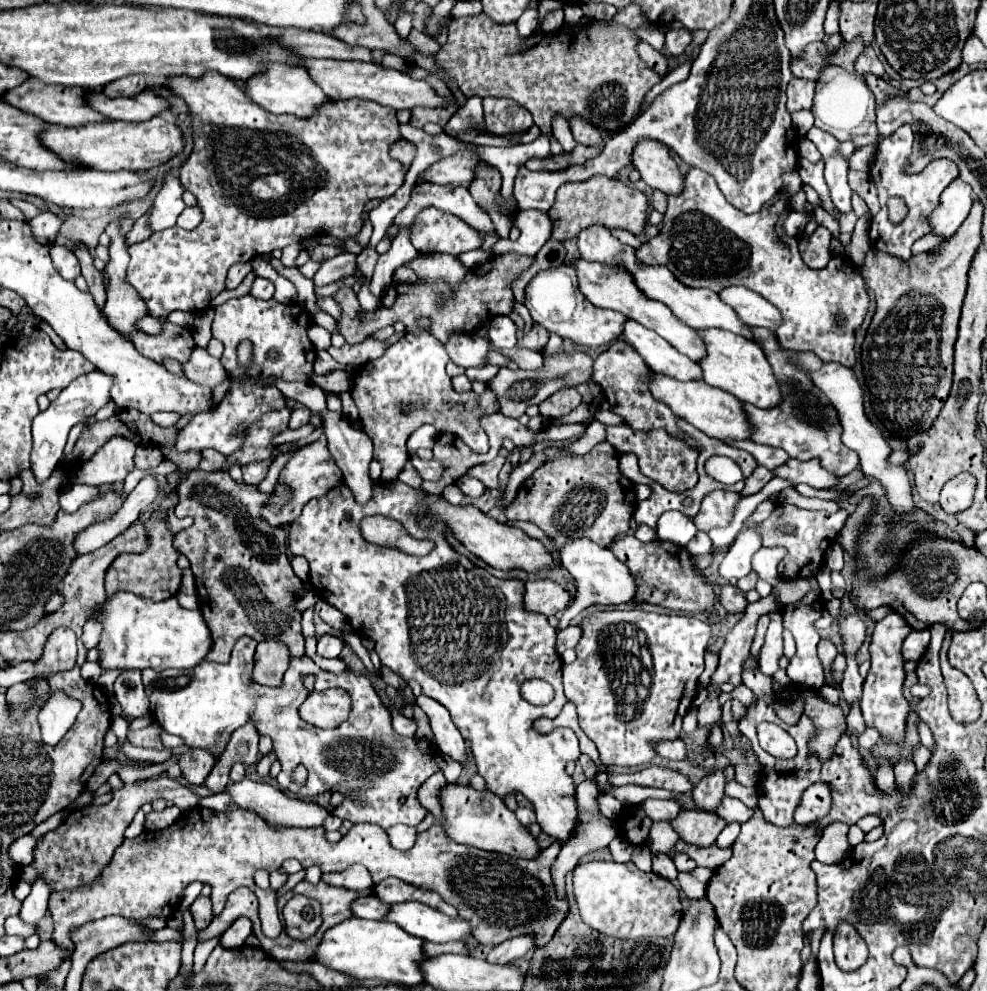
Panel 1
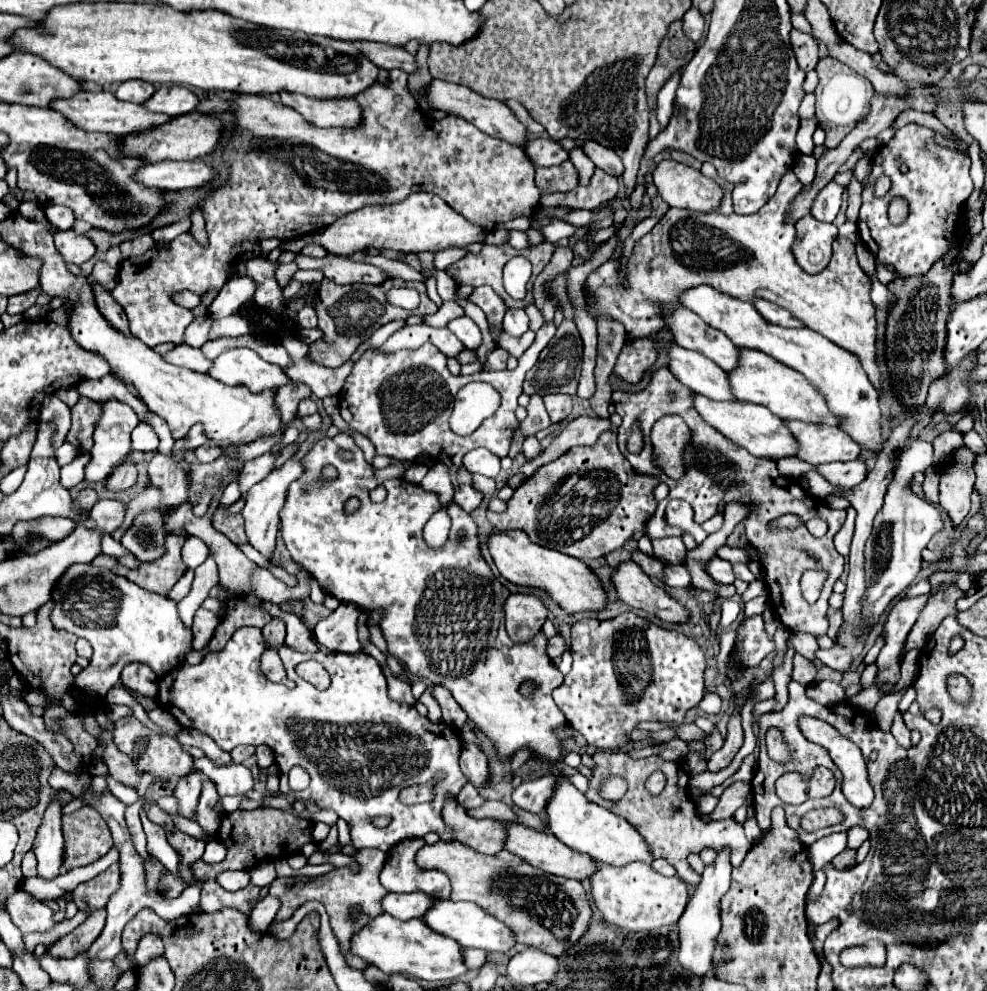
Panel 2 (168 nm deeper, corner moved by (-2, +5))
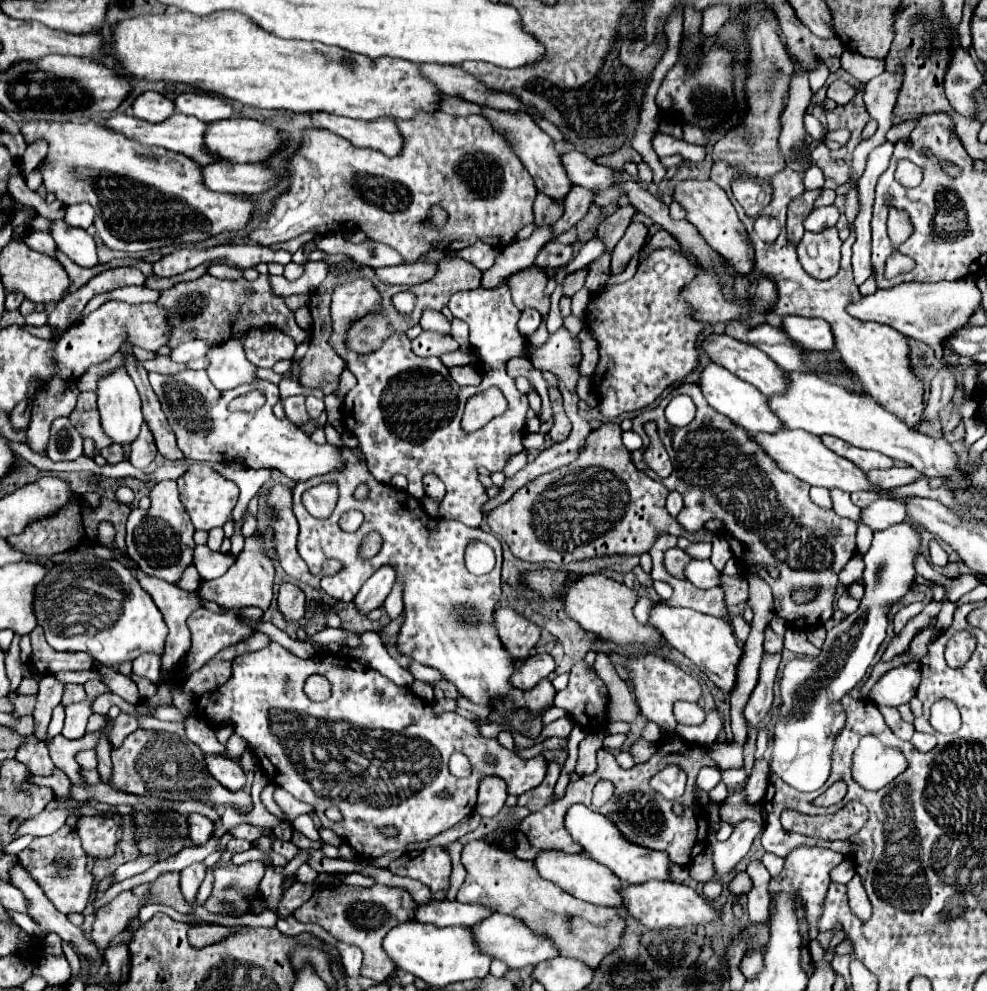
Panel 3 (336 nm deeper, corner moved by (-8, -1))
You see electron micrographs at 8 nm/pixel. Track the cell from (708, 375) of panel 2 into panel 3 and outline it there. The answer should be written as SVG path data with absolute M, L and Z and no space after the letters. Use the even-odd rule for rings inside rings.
M708 363L704 369L700 369L698 387L706 395L706 401L714 409L718 409L718 413L726 415L728 419L732 419L740 427L744 427L744 429L748 429L752 433L758 433L758 431L762 431L762 433L774 433L774 431L782 429L782 423L778 421L778 417L768 409L766 395L762 395L756 387L750 387L746 381L738 379L734 373L726 371L724 367Z

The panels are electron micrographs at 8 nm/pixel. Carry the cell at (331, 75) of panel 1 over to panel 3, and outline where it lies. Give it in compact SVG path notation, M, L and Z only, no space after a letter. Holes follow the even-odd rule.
M482 107L482 117L490 121L496 133L504 137L504 141L512 147L514 155L522 161L522 165L530 171L530 175L536 181L538 191L550 195L552 199L564 199L566 191L570 189L570 179L566 177L566 171L560 163L560 155L554 149L554 141L530 119L530 115L524 113L512 113L512 111L498 111L492 107Z

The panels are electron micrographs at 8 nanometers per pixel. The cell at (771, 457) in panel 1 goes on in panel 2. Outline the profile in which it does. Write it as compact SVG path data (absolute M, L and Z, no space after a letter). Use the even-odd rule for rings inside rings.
M796 457L778 459L776 465L778 465L778 469L780 469L786 477L800 477L800 475L804 475L804 473L808 473L808 471L816 471L816 467L808 465L806 461L800 461L800 459L796 459Z

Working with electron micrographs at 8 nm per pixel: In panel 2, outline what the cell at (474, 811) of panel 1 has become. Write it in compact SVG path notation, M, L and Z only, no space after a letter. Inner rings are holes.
M512 823L508 827L508 841L506 841L506 849L512 851L514 855L518 855L520 859L524 859L526 863L542 869L544 873L552 873L558 877L568 877L568 879L576 879L576 881L584 881L590 879L592 873L596 873L596 865L592 861L592 857L582 855L574 849L570 849L568 845L564 845L562 841L558 841L552 833L544 833L544 831L536 831L518 823Z

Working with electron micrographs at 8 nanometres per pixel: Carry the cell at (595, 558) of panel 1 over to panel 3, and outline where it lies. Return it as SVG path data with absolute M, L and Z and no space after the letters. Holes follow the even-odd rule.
M656 603L650 607L650 619L648 623L656 627L662 637L676 647L680 653L684 653L690 661L694 661L698 667L702 667L704 673L712 673L716 677L710 677L712 683L716 683L722 691L730 691L736 683L736 667L742 655L742 649L736 645L732 627L718 617L702 615L698 611L682 609L682 607L668 607L666 603Z

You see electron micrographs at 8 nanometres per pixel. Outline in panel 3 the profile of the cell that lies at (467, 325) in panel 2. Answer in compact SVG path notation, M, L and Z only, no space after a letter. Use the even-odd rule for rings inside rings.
M424 311L420 319L420 327L424 331L438 331L450 335L450 321L440 311Z

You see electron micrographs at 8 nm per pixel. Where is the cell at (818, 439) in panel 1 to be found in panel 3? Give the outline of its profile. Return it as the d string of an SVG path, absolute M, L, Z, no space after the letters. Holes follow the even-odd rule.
M822 435L820 437L822 443L834 451L836 455L852 461L856 467L860 467L862 471L870 471L870 469L888 469L892 467L892 459L878 453L878 451L868 451L868 449L860 449L854 445L848 445L846 441L838 439L838 437L830 437L830 435Z

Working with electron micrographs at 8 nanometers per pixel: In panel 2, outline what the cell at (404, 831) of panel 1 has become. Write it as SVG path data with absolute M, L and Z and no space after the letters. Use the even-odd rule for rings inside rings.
M424 839L400 841L388 851L380 883L394 893L424 891L438 899L450 899L450 881L442 871L420 869L414 861L418 849L426 845Z

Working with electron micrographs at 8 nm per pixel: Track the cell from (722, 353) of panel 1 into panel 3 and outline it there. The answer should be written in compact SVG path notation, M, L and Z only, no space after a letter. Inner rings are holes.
M788 373L786 389L778 395L770 395L768 405L788 429L802 429L812 435L834 435L854 447L880 451L892 459L912 465L920 473L926 473L926 477L946 477L950 487L964 489L968 485L966 475L958 473L958 455L944 437L930 439L914 431L898 417L890 415L884 407L878 407L878 403L874 403L868 395L846 391L844 387L826 383L810 373Z

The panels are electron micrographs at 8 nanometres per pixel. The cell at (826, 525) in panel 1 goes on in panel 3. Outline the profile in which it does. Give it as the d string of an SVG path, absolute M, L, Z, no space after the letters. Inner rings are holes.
M686 381L680 383L678 387L674 387L668 393L668 397L662 399L662 403L658 407L638 413L632 419L632 431L642 437L644 447L638 449L638 451L632 451L630 461L638 469L644 469L644 473L650 479L662 481L670 491L678 491L684 497L682 513L678 513L678 517L676 517L682 529L686 529L690 533L696 533L696 531L700 531L704 527L706 521L722 519L726 523L726 533L730 533L730 535L724 535L724 537L728 539L734 557L744 567L748 567L750 563L764 565L764 567L760 567L760 577L772 587L774 609L776 609L778 617L782 617L786 623L790 623L792 627L798 627L798 629L810 629L810 627L824 625L826 621L830 621L830 617L834 613L832 603L834 603L834 595L836 595L836 587L838 587L838 573L852 559L852 555L856 551L856 541L854 541L854 537L856 537L856 523L854 521L838 517L834 513L834 509L826 509L826 507L820 507L820 505L812 503L812 499L808 495L808 483L802 483L798 477L780 471L776 467L776 463L752 439L748 439L748 435L738 425L734 425L726 415L720 415L718 411L714 411L706 403L706 399L704 399L704 395L702 395L702 391L700 391L700 387L696 383L686 383ZM680 393L690 395L692 401L696 403L698 411L696 411L694 421L688 423L686 427L672 427L666 421L666 417L664 417L664 407L668 405L668 401L674 395L680 395ZM646 421L656 421L658 435L660 435L666 451L668 451L670 461L674 463L674 471L666 479L660 479L654 471L652 473L646 471L646 465L642 461L642 451L648 445L648 437L642 431L642 425ZM830 527L838 527L840 535L838 537L830 537L828 535ZM766 565L772 565L772 567L776 567L780 571L778 579L774 579L766 571ZM794 587L818 587L818 593L808 603L796 603L794 597L792 597Z

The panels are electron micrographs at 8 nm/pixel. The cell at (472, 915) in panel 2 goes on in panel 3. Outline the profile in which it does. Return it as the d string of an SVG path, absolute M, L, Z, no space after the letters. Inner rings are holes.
M492 913L490 917L472 925L472 935L474 935L474 941L480 949L480 953L504 961L510 969L534 967L536 963L558 955L558 951L552 947L550 939L544 939L544 935L534 935L522 921L518 921L510 915L502 915L502 913Z

